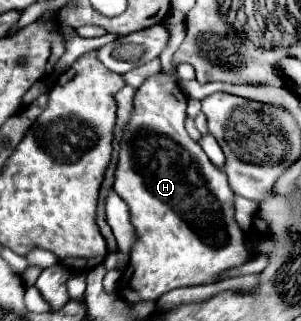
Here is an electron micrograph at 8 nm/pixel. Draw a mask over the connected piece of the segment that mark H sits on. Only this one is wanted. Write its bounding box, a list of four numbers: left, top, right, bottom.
[114,71,248,301]

